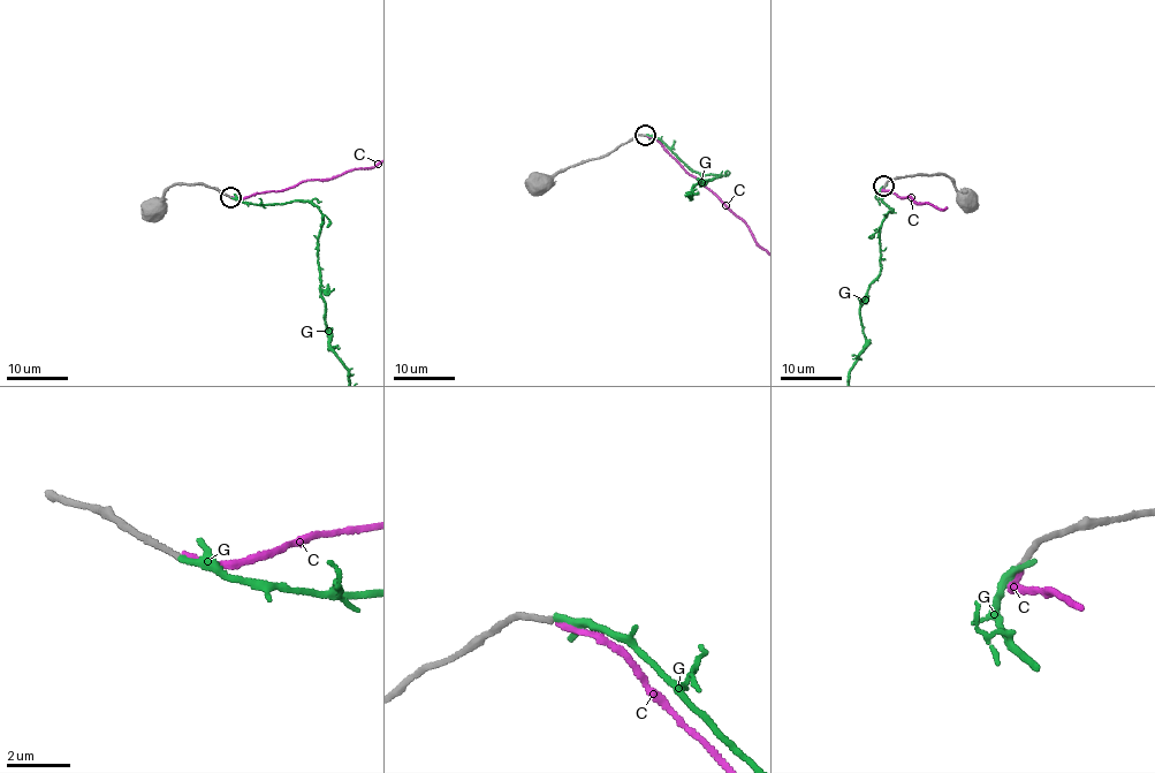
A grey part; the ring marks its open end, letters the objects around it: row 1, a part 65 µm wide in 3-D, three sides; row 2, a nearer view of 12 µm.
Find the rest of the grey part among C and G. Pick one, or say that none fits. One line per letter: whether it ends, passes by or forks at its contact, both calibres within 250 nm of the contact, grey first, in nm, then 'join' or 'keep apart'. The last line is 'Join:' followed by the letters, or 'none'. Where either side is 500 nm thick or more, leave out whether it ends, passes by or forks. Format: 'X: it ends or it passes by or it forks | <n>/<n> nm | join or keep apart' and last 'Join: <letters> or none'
C: it ends | 180/200 nm | join
G: it passes by | 180/160 nm | keep apart
Join: C

